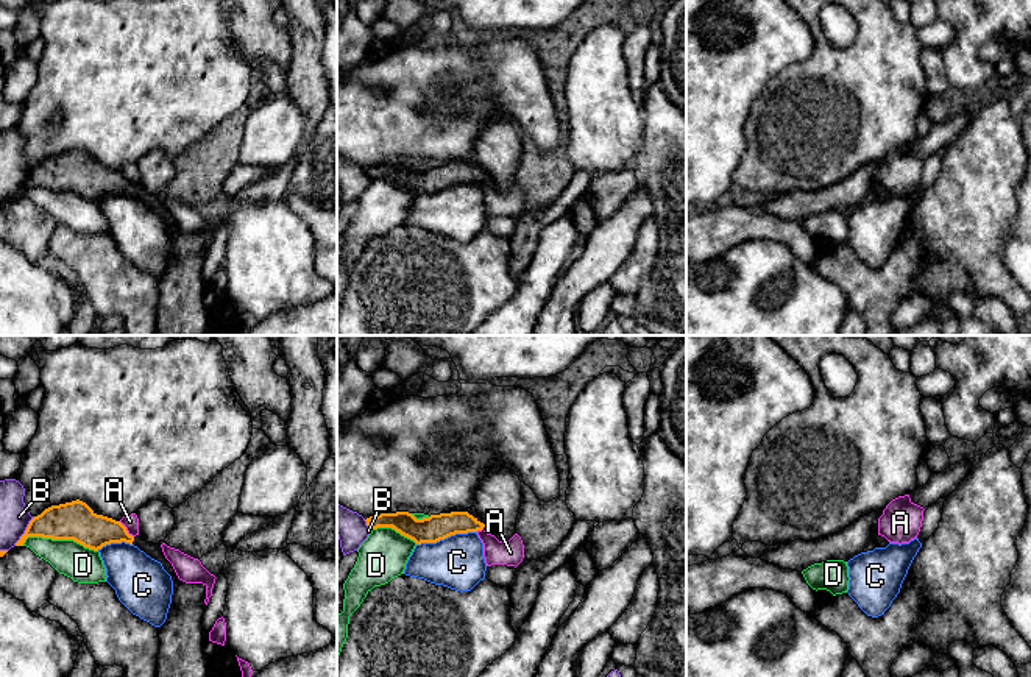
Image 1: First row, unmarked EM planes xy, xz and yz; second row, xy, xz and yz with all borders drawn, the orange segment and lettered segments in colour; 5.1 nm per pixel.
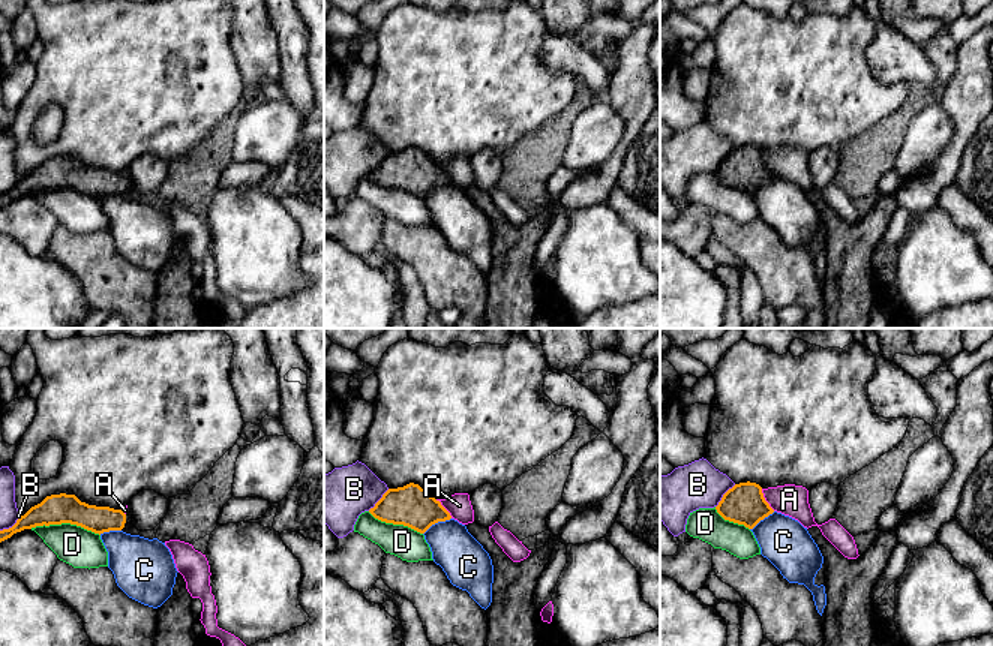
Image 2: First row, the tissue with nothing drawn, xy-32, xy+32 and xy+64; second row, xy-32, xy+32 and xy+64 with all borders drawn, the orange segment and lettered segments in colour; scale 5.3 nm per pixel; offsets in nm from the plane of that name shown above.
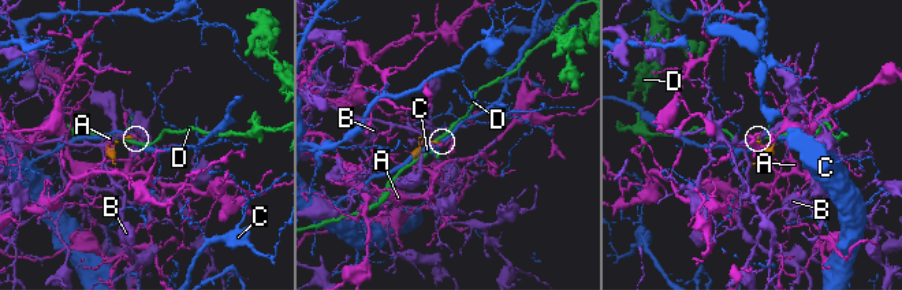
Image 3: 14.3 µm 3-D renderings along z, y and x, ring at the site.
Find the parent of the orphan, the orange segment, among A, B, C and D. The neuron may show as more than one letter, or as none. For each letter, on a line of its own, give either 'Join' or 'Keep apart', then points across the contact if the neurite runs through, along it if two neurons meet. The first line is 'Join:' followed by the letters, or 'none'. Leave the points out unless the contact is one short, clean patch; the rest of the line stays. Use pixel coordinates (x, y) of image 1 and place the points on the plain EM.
Join: none
A: Keep apart. Boundary: xy (119, 172), (133, 187)
B: Keep apart. Boundary: xy (35, 167), (14, 195)
C: Keep apart
D: Keep apart. Boundary: xy (22, 194), (28, 187), (72, 189), (97, 202)

